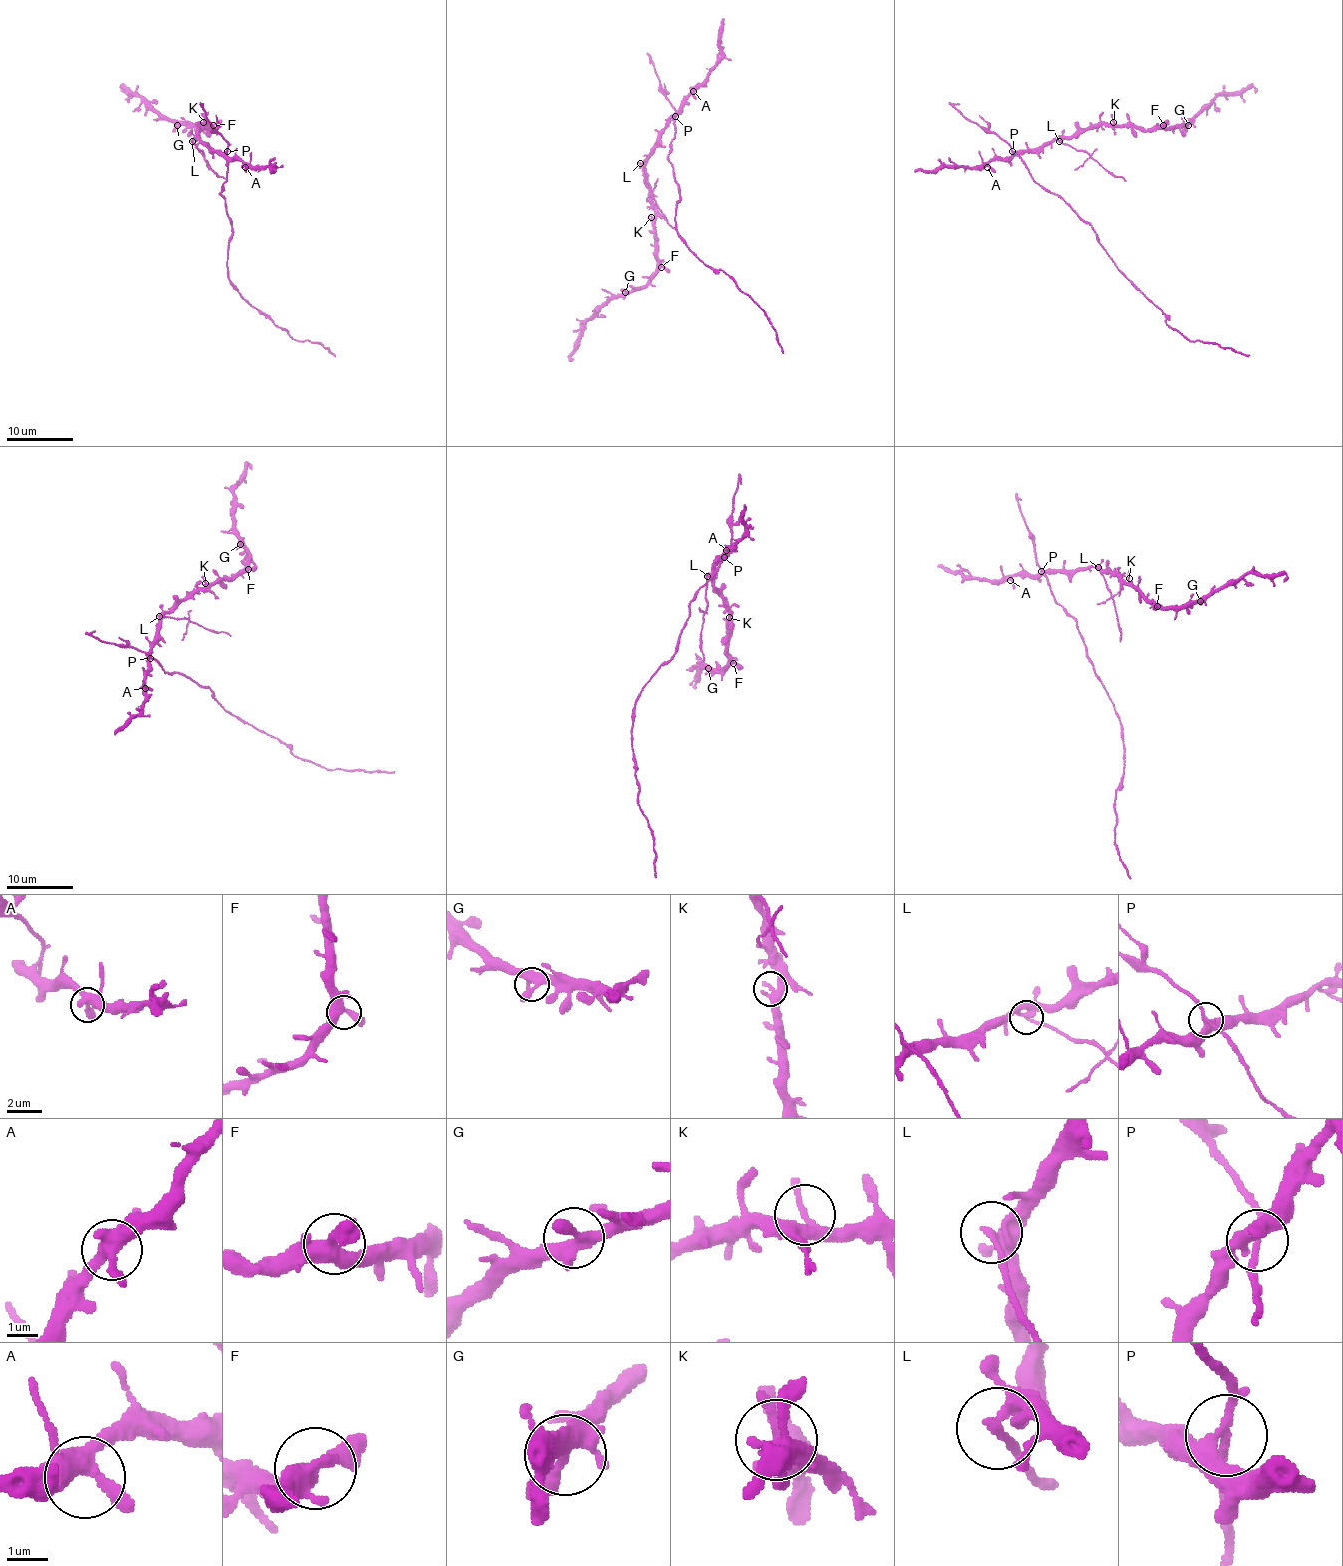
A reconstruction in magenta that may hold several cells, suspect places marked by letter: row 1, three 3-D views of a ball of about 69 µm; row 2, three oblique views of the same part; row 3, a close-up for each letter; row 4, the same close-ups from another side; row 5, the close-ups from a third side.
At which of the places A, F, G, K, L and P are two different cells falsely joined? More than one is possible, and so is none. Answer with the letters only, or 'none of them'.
L, P

